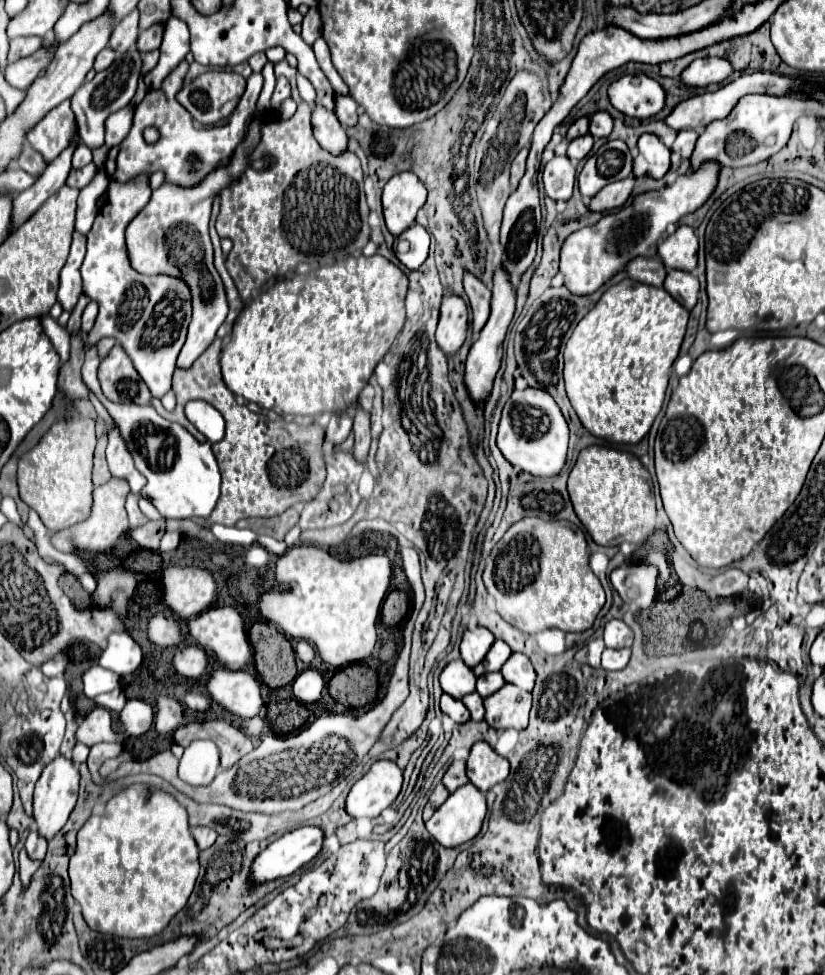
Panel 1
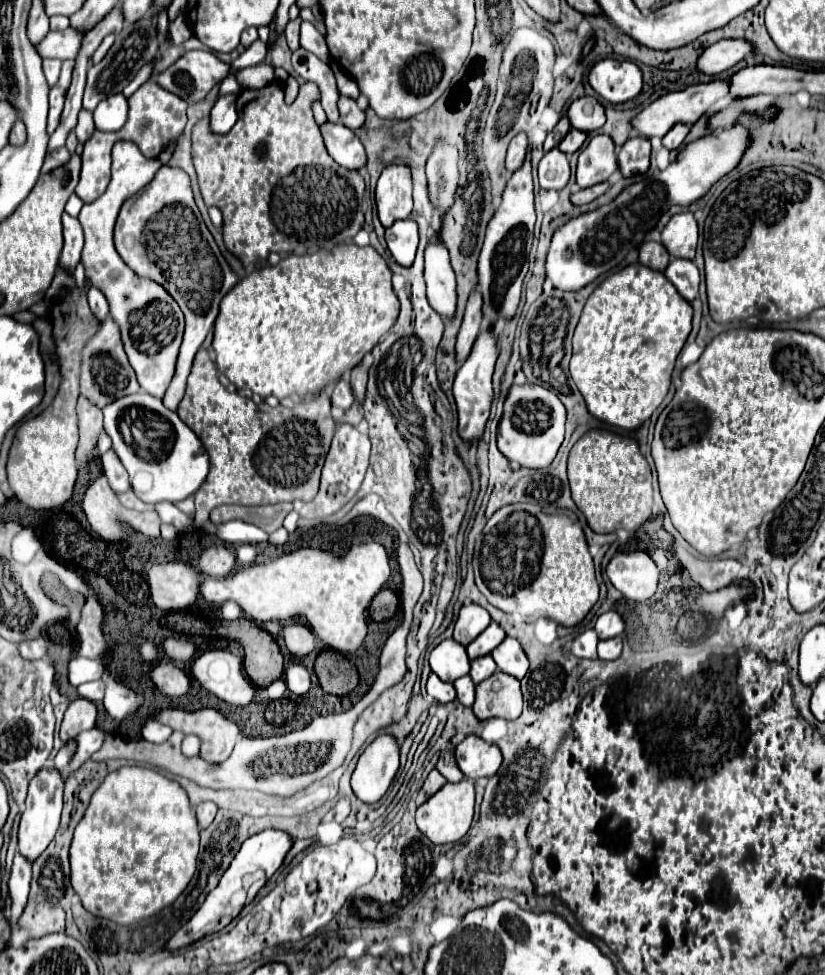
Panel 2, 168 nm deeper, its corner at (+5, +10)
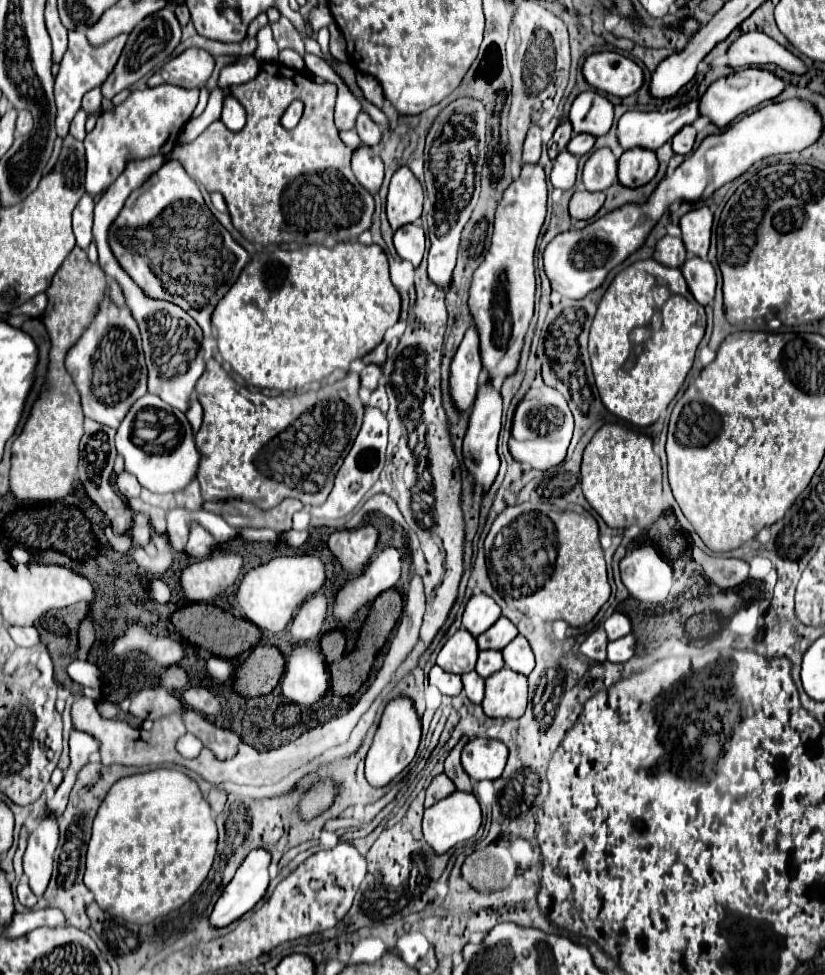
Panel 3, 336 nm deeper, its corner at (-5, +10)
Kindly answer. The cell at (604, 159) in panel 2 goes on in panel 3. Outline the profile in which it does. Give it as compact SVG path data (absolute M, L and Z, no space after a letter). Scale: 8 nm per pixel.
M609 147L597 149L585 163L583 185L587 191L605 191L617 181L617 157Z

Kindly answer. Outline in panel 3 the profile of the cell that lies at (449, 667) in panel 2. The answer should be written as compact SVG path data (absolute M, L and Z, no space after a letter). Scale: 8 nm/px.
M459 629L439 651L437 665L445 671L463 675L463 673L469 673L475 669L477 653L479 653L479 649L477 649L475 637L469 631Z

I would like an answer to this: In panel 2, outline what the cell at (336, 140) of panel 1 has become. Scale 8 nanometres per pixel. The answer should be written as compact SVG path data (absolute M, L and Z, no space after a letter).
M325 123L321 127L329 155L349 171L363 171L367 165L365 147L359 137L341 123Z

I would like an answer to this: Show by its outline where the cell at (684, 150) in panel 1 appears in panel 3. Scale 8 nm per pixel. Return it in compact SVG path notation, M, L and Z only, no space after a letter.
M687 125L673 137L673 151L687 155L693 149L693 143L695 143L695 127Z

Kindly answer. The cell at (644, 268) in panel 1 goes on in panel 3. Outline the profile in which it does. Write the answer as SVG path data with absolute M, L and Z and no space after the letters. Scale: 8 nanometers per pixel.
M665 235L657 243L653 259L659 261L659 263L663 263L663 265L667 265L667 267L681 267L683 261L687 259L687 251L683 247L683 241L679 237Z

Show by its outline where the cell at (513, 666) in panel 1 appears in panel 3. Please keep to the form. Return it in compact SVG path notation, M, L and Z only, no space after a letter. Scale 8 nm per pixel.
M517 635L503 651L503 659L505 659L505 665L517 673L523 673L523 675L529 675L535 667L535 657L533 657L533 651L529 647L529 641L523 637L523 635Z

